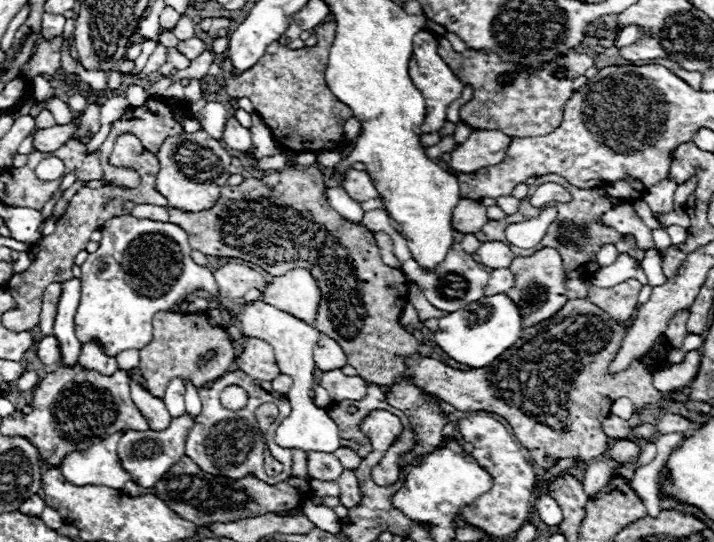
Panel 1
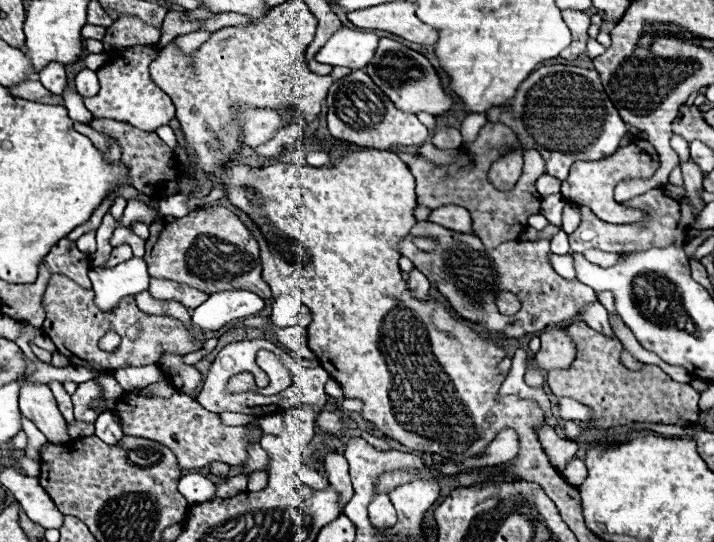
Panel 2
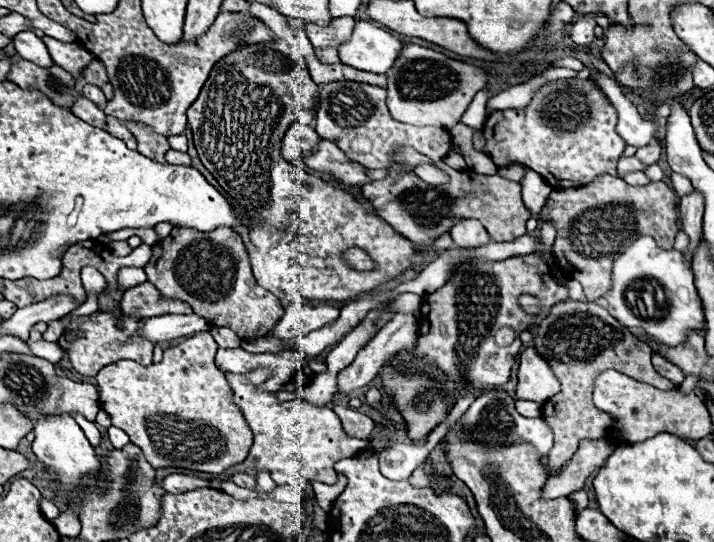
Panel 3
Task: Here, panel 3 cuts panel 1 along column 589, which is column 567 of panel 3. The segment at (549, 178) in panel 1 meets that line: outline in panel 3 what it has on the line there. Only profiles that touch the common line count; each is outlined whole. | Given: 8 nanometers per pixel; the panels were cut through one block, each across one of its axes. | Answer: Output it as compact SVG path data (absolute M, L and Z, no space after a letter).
M598 174L582 188L554 190L542 212L542 222L556 226L554 256L560 268L582 284L586 298L592 302L612 288L612 262L638 236L652 236L656 244L670 250L678 234L678 198L664 182L650 182L646 186L630 186L622 178Z

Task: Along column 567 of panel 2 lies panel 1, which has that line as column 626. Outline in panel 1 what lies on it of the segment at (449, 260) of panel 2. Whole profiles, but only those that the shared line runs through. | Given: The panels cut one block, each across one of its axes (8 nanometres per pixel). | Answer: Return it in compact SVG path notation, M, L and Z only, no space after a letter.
M630 278L618 286L612 286L612 288L590 286L586 298L592 304L596 304L598 308L602 308L604 312L608 312L612 316L612 320L626 322L634 316L634 312L638 308L640 288L642 288L642 284L634 278Z

